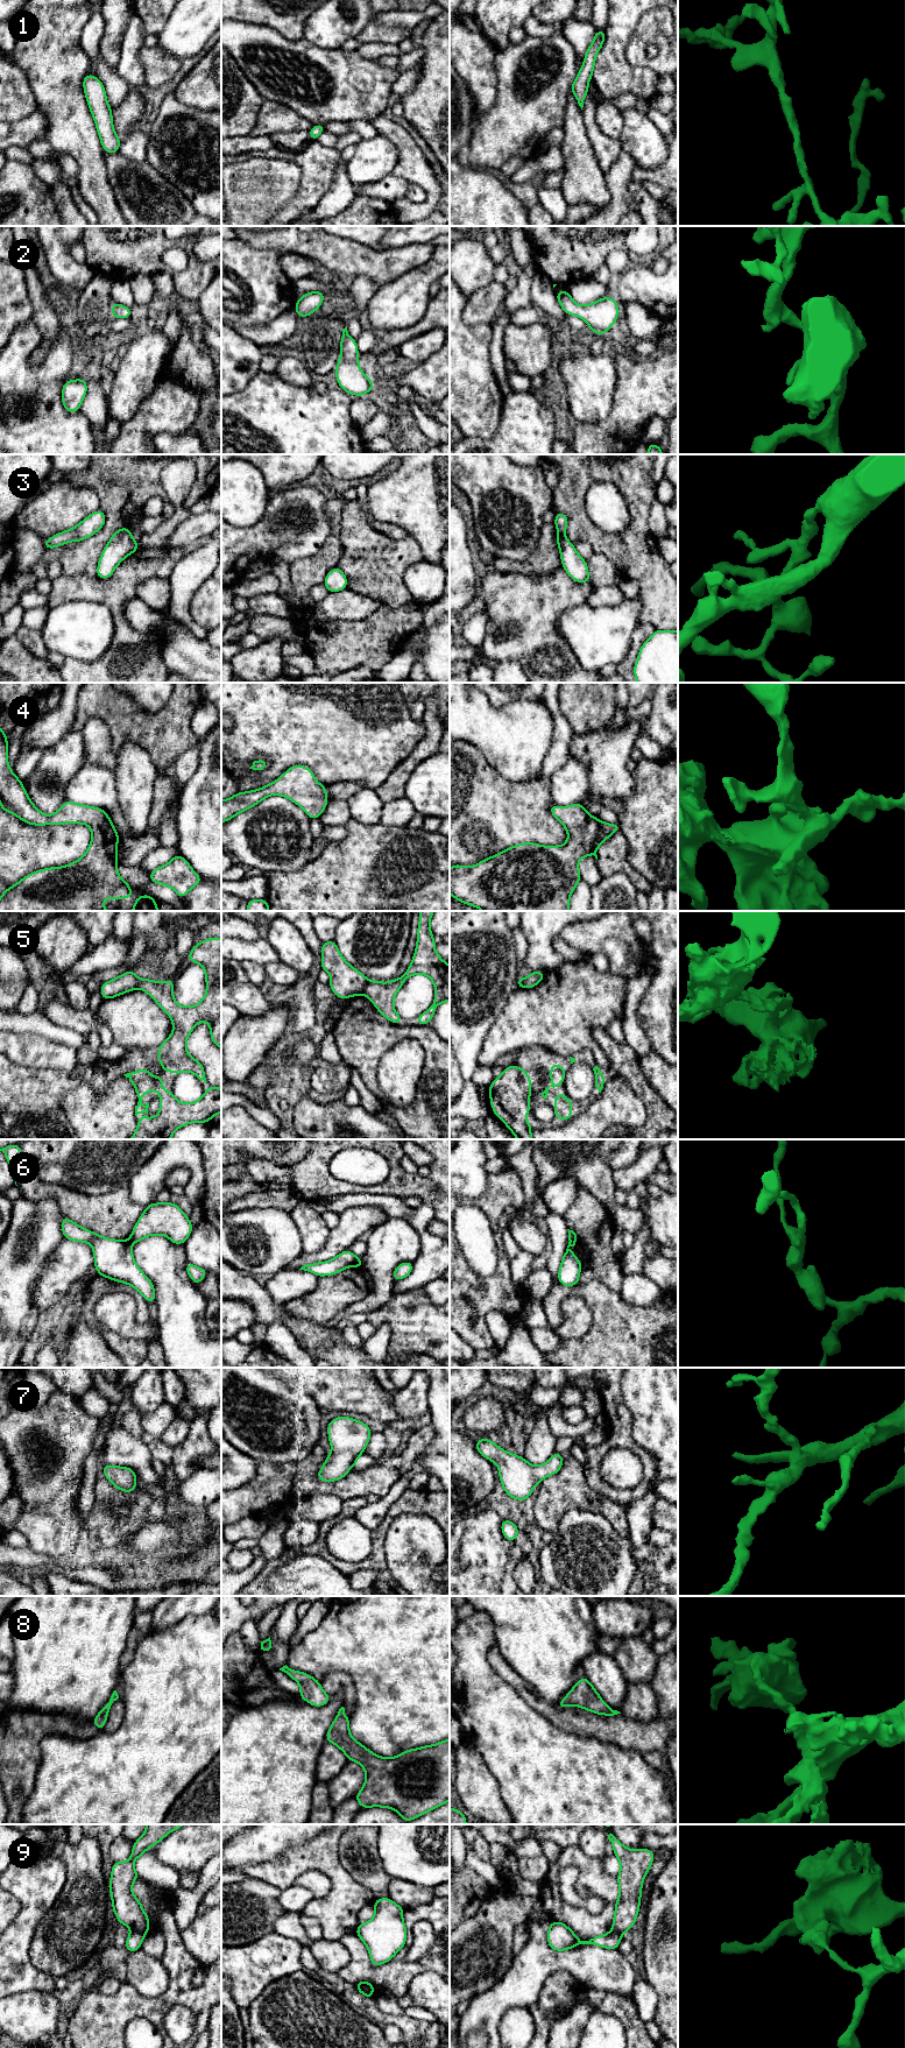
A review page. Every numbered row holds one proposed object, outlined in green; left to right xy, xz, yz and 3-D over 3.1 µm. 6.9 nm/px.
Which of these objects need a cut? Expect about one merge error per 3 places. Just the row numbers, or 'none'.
5, 6, 9

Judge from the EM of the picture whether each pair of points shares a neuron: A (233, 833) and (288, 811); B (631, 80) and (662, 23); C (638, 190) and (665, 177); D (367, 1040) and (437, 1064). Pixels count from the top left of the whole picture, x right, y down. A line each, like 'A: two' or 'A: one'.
A: one
B: two
C: two
D: one

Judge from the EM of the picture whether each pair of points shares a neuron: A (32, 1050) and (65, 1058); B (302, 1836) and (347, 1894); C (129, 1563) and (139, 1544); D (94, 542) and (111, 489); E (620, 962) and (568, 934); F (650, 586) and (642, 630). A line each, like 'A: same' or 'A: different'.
A: same
B: different
C: different
D: same
E: same
F: different

